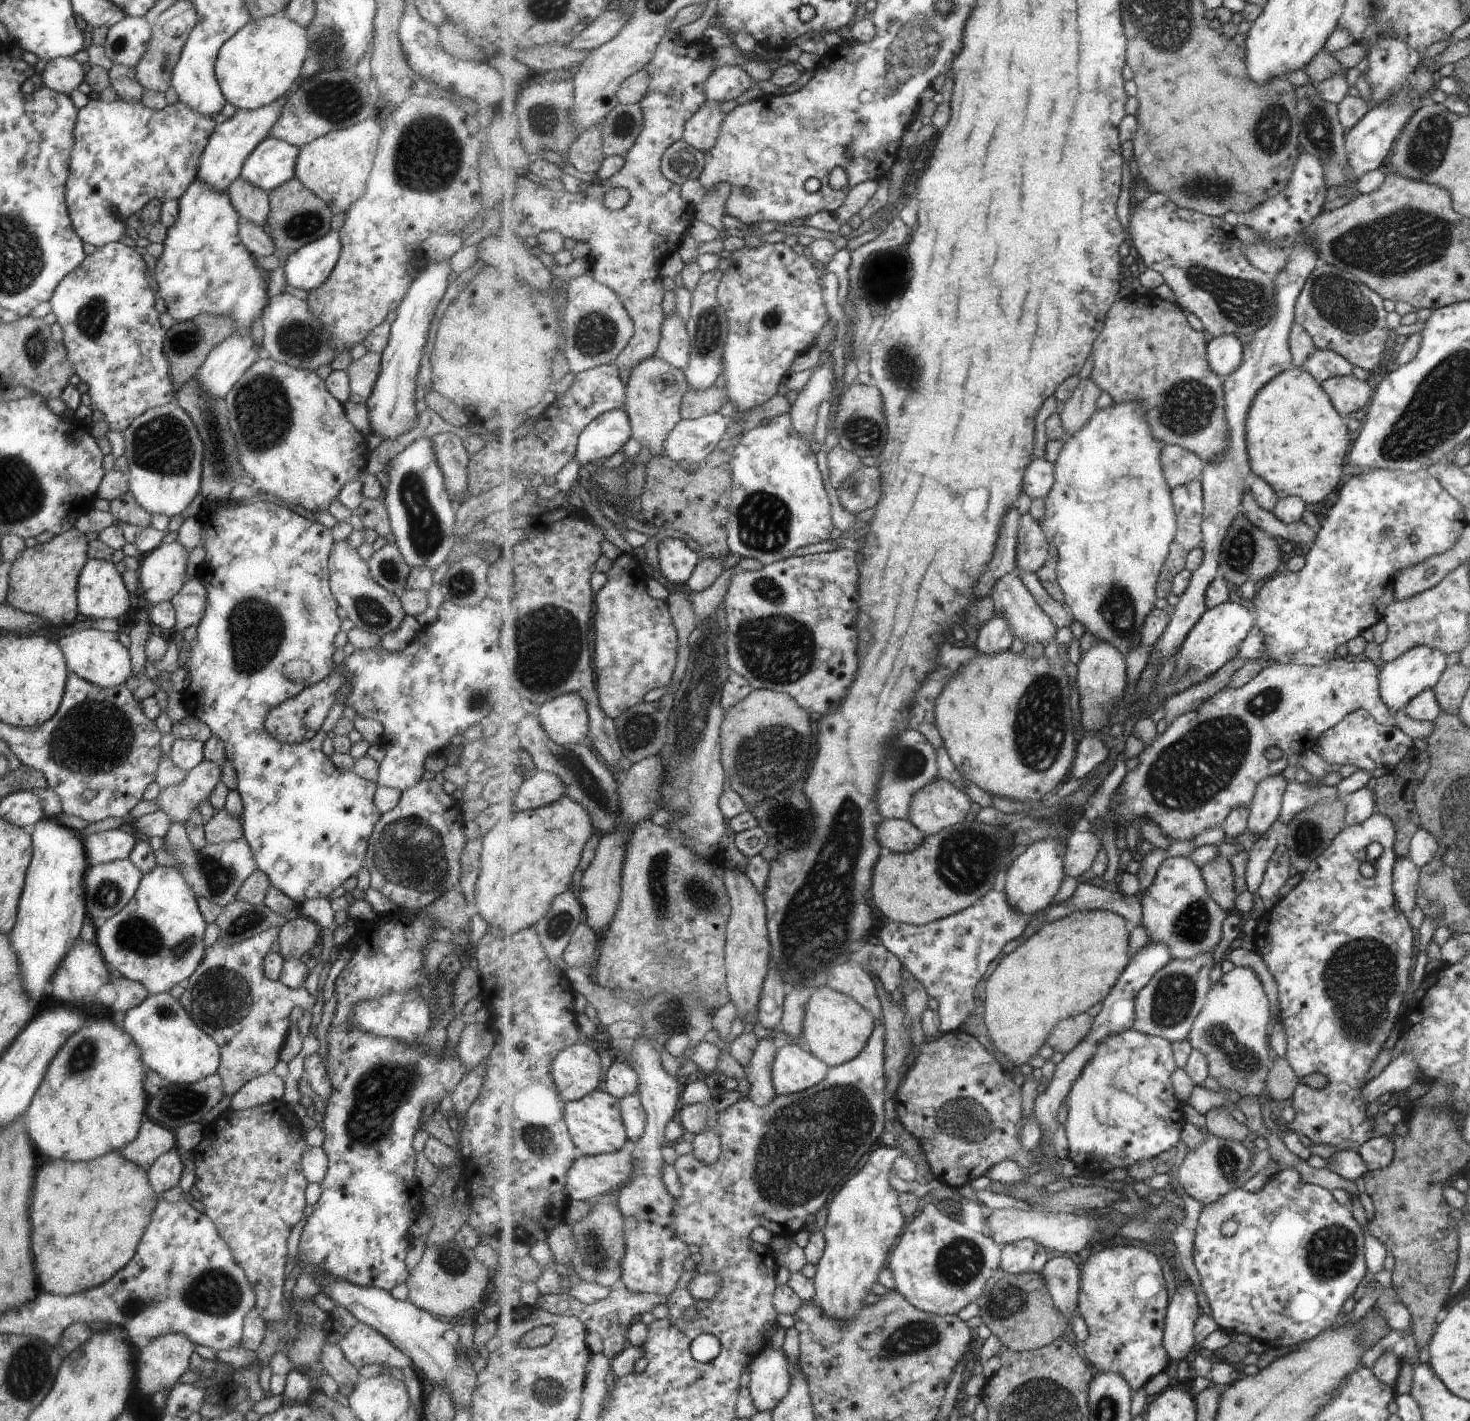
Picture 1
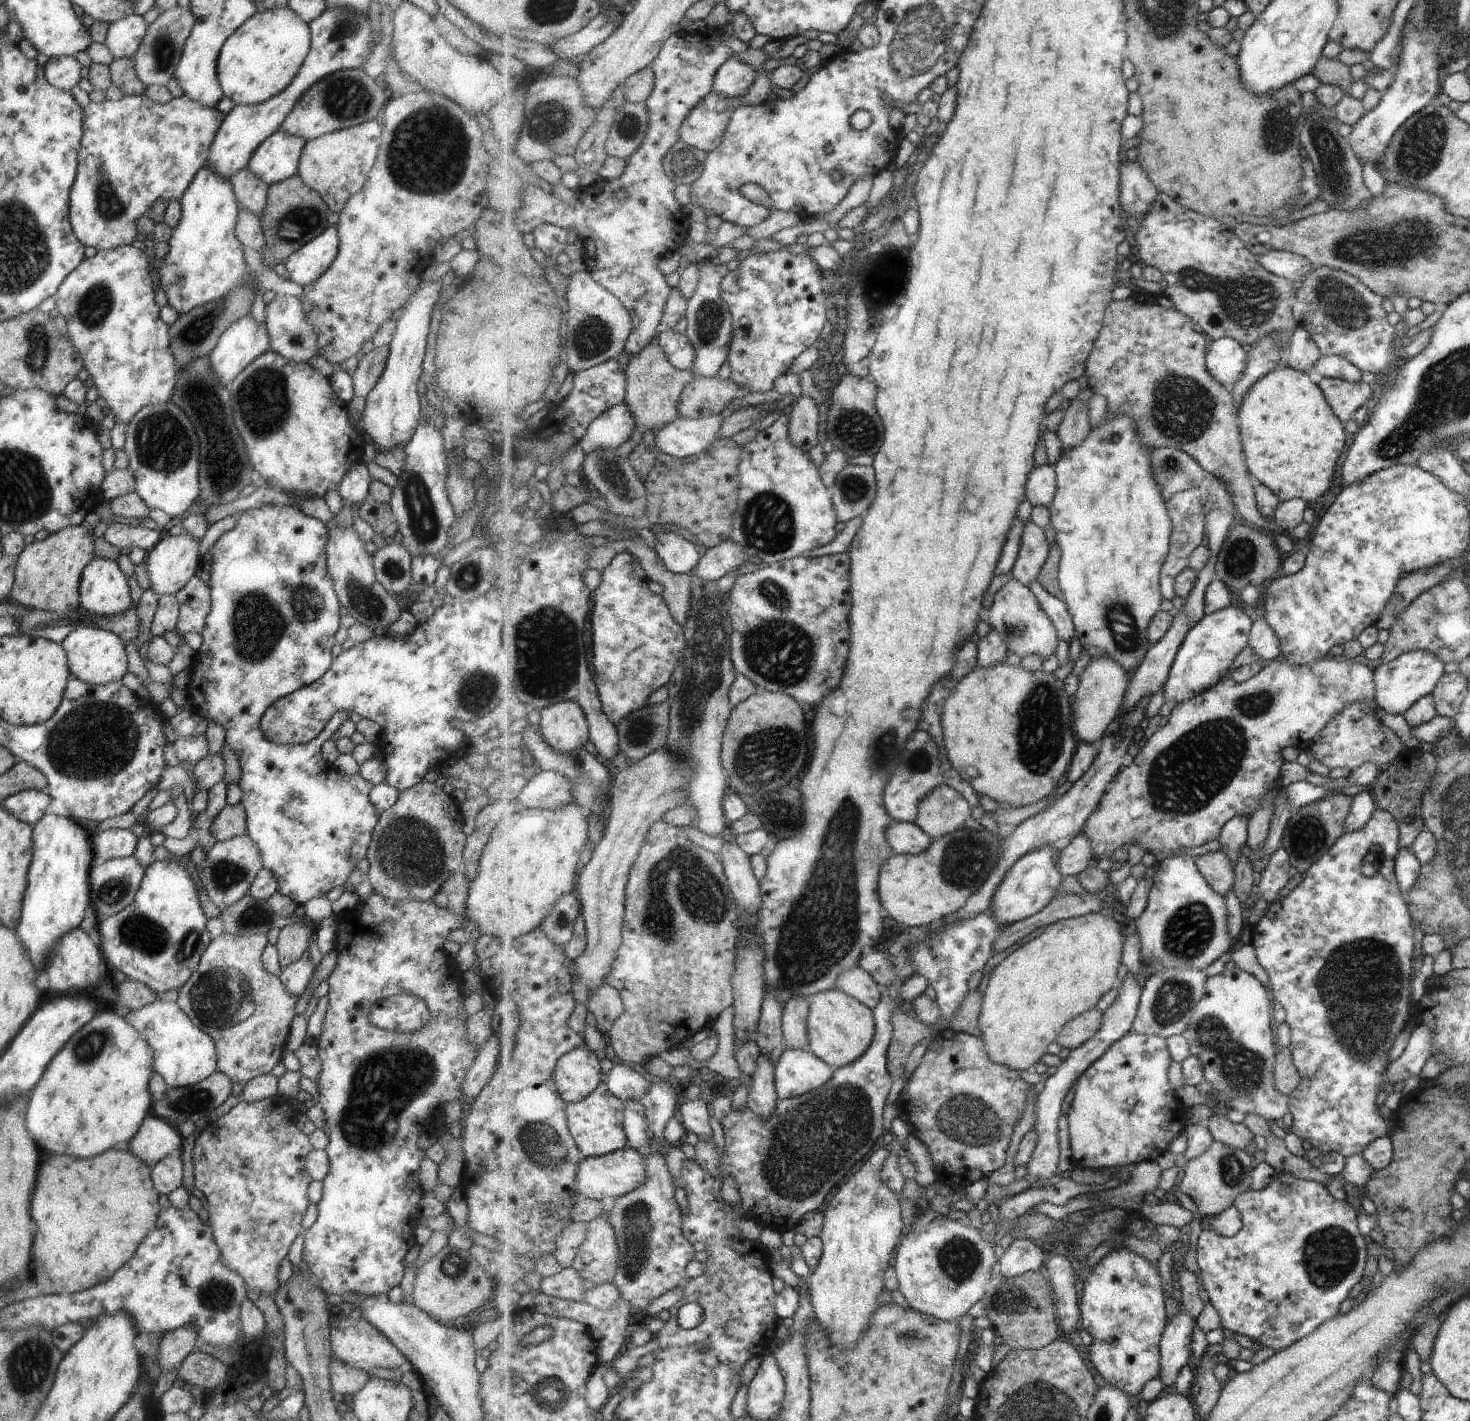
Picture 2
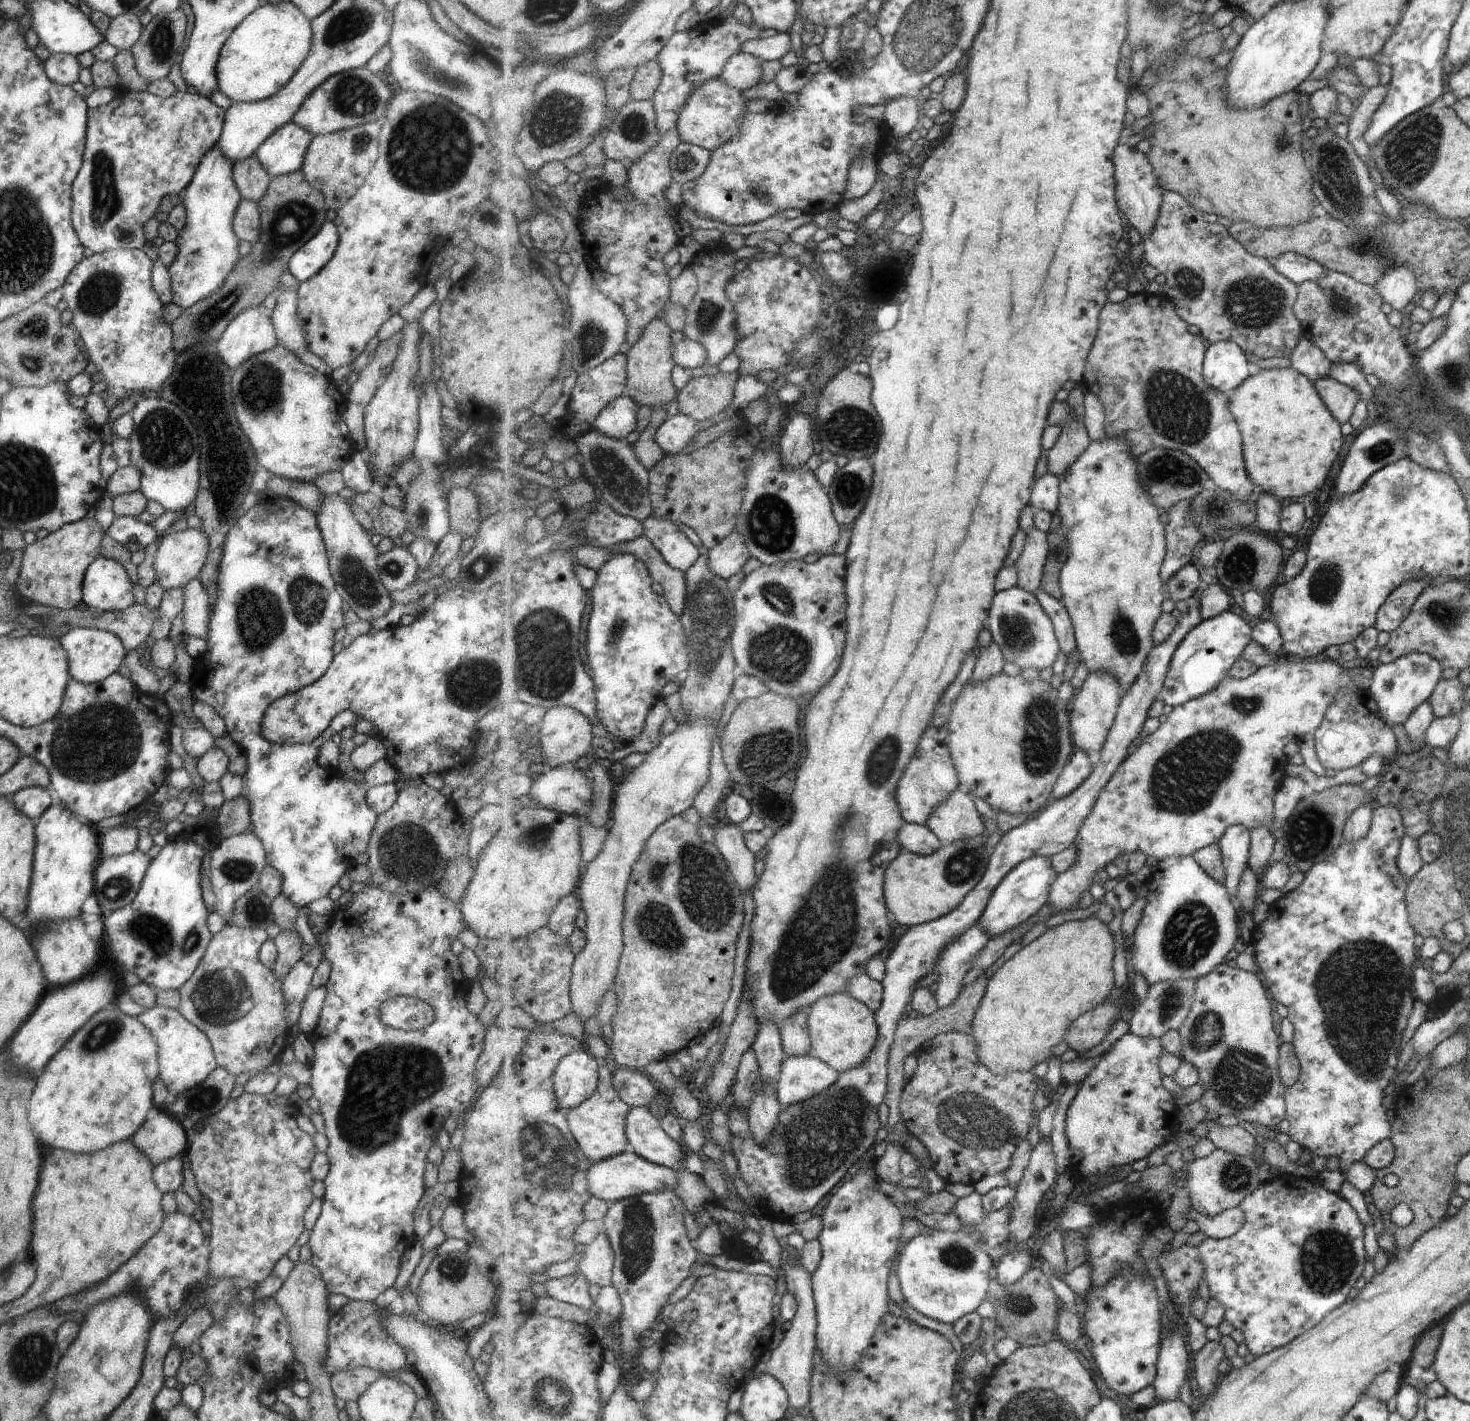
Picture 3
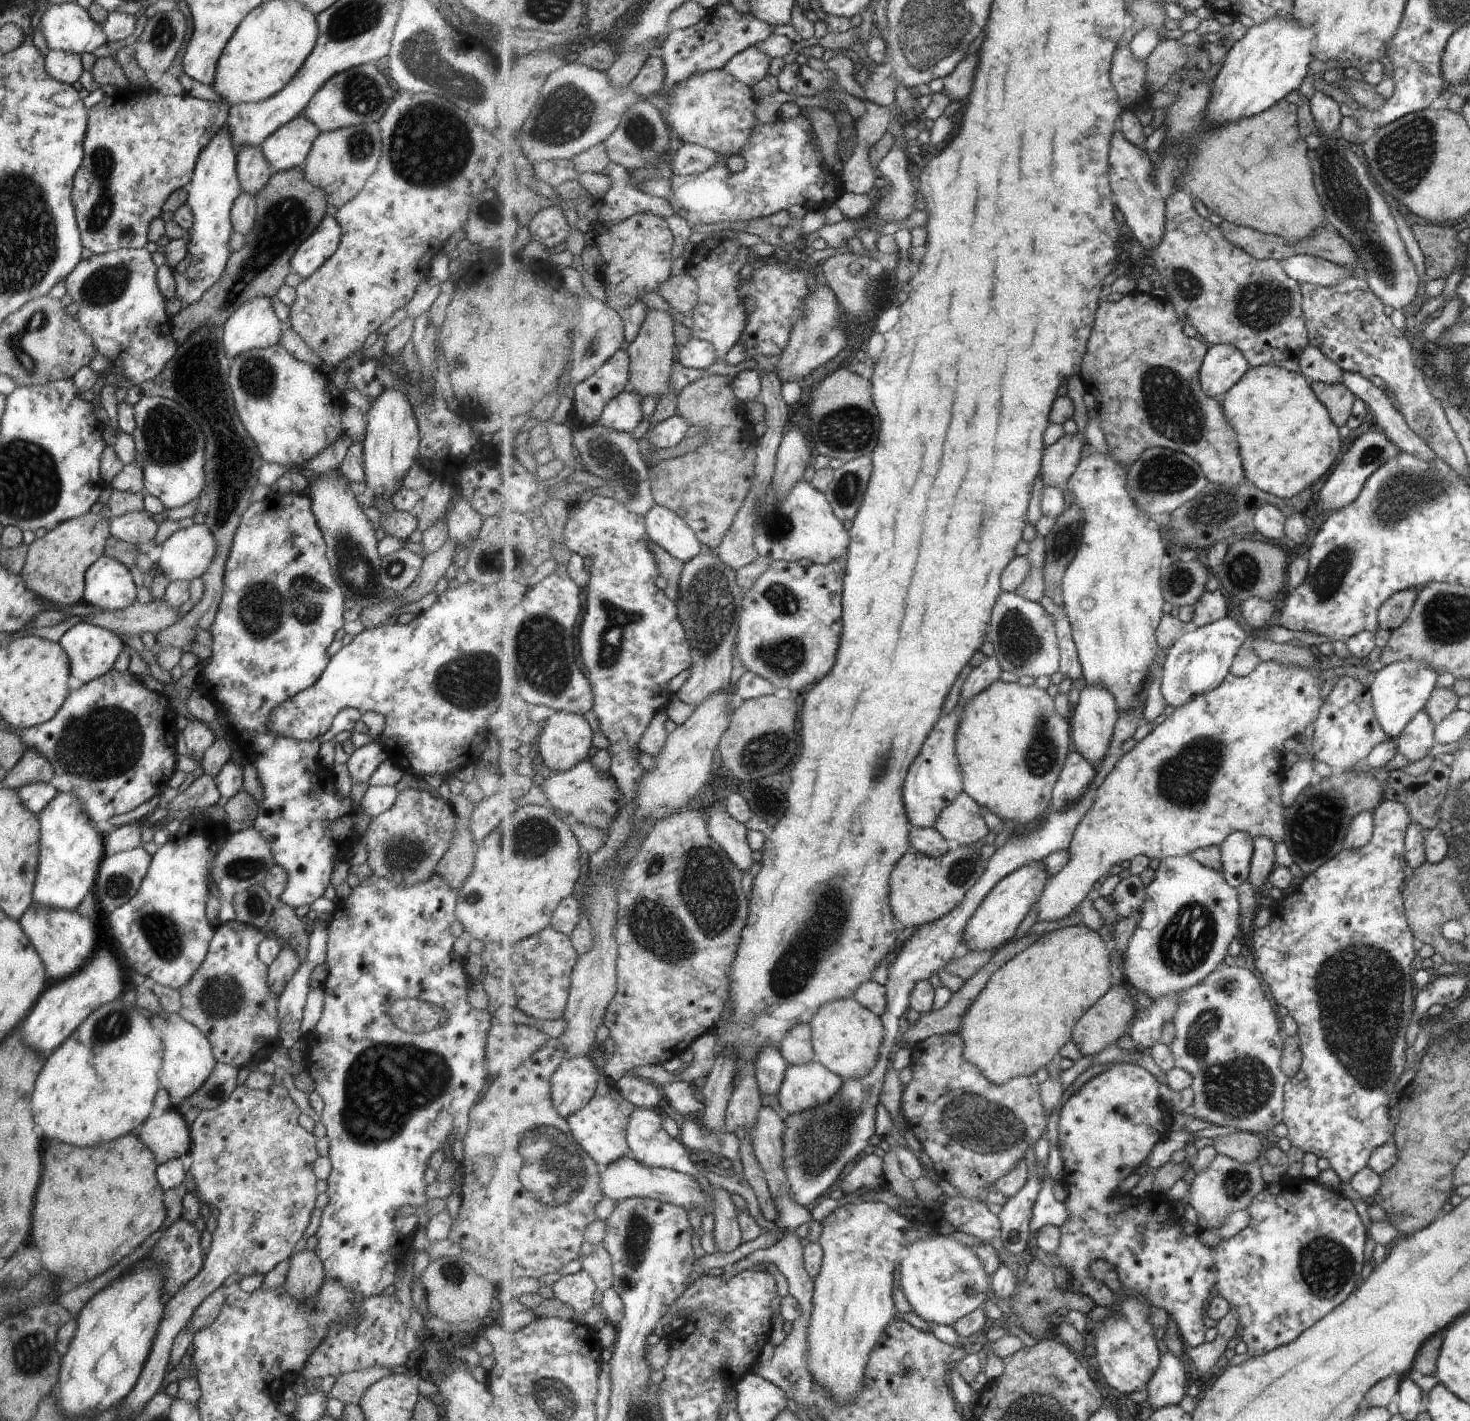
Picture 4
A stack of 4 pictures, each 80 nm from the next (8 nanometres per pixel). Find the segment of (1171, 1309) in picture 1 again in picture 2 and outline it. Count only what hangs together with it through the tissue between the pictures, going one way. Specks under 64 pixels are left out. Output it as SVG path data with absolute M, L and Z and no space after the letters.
M1177 1311L1177 1314L1169 1321L1160 1344L1162 1380L1164 1392L1172 1391L1175 1380L1181 1374L1181 1368L1189 1364L1192 1349L1192 1334L1197 1328L1197 1318L1189 1316L1187 1312Z

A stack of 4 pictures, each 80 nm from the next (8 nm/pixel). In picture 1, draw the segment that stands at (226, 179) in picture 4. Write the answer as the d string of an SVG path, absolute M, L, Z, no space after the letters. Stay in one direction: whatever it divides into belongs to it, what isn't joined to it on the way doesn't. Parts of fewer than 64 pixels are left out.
M193 179L189 186L185 189L185 192L178 198L178 215L175 222L168 226L166 230L166 237L163 240L162 253L156 258L155 270L152 278L157 284L157 298L163 300L166 306L166 311L172 316L172 318L179 322L185 319L193 318L193 315L203 313L207 315L231 315L233 317L234 332L233 333L246 333L250 332L250 324L253 318L257 316L259 310L265 306L266 298L266 285L263 279L259 276L259 272L253 264L251 255L247 252L247 249L241 244L239 240L237 229L240 216L236 213L236 210L231 206L227 191L216 191L211 185L206 185L201 179Z

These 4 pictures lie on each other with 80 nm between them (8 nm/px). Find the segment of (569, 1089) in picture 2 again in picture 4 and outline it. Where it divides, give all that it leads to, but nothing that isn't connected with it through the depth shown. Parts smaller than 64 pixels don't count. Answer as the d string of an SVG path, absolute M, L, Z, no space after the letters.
M592 1056L564 1060L552 1076L552 1099L561 1116L579 1112L593 1100L601 1070Z

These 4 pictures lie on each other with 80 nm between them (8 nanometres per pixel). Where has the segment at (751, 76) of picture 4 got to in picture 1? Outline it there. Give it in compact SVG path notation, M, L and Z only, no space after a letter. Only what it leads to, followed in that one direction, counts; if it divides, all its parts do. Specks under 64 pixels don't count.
M723 65L707 79L705 92L709 101L728 107L753 86L753 78L741 65Z

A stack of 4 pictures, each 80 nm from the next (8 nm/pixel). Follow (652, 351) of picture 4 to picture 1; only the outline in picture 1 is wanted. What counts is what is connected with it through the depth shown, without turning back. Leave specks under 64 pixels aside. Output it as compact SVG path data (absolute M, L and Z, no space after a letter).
M655 354L642 360L632 371L626 375L626 403L623 408L628 412L632 424L632 436L639 441L643 447L652 450L652 456L666 454L666 440L669 433L678 425L682 419L681 405L684 396L690 389L688 376L680 368L671 366L664 358Z

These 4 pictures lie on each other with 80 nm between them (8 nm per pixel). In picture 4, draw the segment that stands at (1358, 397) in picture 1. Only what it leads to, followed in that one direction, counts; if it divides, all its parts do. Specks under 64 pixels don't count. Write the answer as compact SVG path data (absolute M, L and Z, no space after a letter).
M1313 381L1309 386L1315 398L1327 410L1331 422L1335 426L1343 426L1351 416L1352 402L1356 400L1354 394L1341 383L1338 385L1326 385Z

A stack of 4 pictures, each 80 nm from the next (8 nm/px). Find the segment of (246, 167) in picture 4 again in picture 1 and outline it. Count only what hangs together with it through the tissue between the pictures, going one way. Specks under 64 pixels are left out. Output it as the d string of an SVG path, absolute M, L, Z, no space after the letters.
M237 177L227 185L226 191L240 221L249 221L263 228L269 210L266 190Z

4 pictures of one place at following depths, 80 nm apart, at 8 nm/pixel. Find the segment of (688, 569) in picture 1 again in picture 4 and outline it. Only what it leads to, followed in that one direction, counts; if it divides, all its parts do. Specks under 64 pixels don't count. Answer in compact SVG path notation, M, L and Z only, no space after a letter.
M656 502L645 517L652 542L661 545L684 564L706 551L688 522L670 508Z

